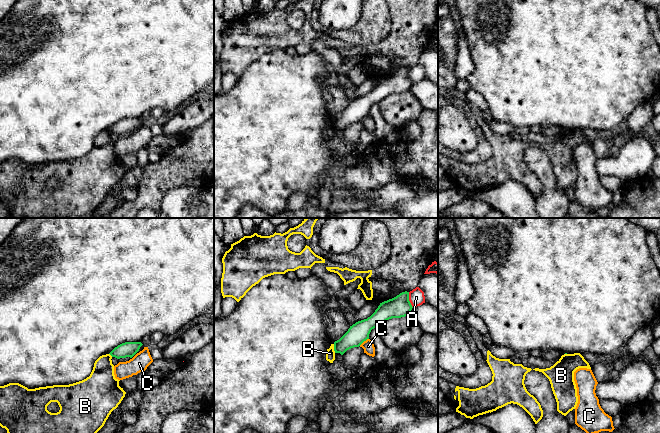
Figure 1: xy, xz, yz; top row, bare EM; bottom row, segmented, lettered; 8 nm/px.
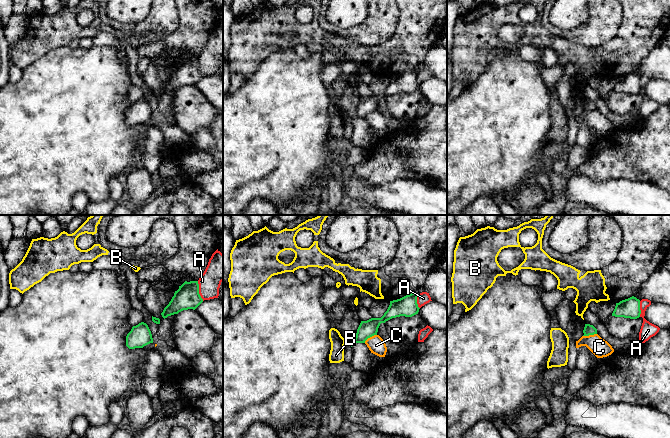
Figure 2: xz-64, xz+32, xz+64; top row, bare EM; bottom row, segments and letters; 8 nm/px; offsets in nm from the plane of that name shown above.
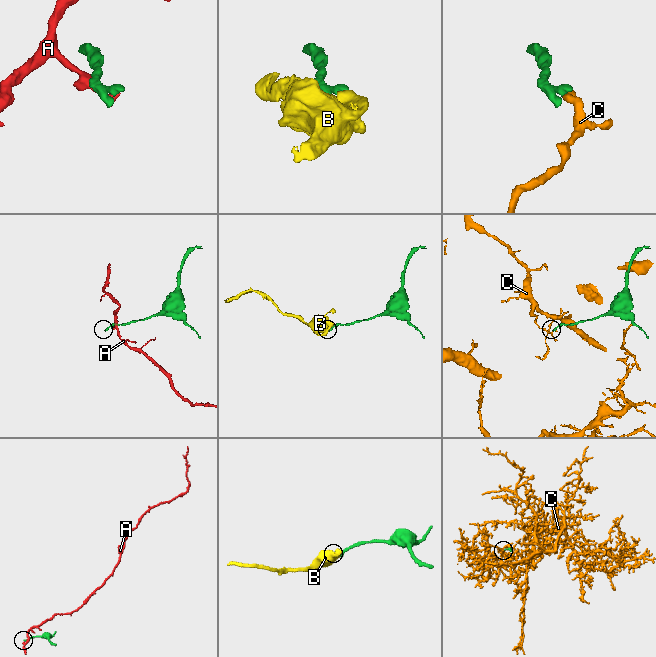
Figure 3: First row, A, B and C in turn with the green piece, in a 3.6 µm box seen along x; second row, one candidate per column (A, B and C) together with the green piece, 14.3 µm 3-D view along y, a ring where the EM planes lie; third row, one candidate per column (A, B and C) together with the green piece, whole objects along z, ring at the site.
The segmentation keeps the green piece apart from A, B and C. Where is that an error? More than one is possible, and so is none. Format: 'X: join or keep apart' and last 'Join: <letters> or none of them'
A: keep apart
B: keep apart
C: keep apart
Join: none of them

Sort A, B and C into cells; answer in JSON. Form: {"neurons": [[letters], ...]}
{"neurons": [["A"], ["B"], ["C"]]}

